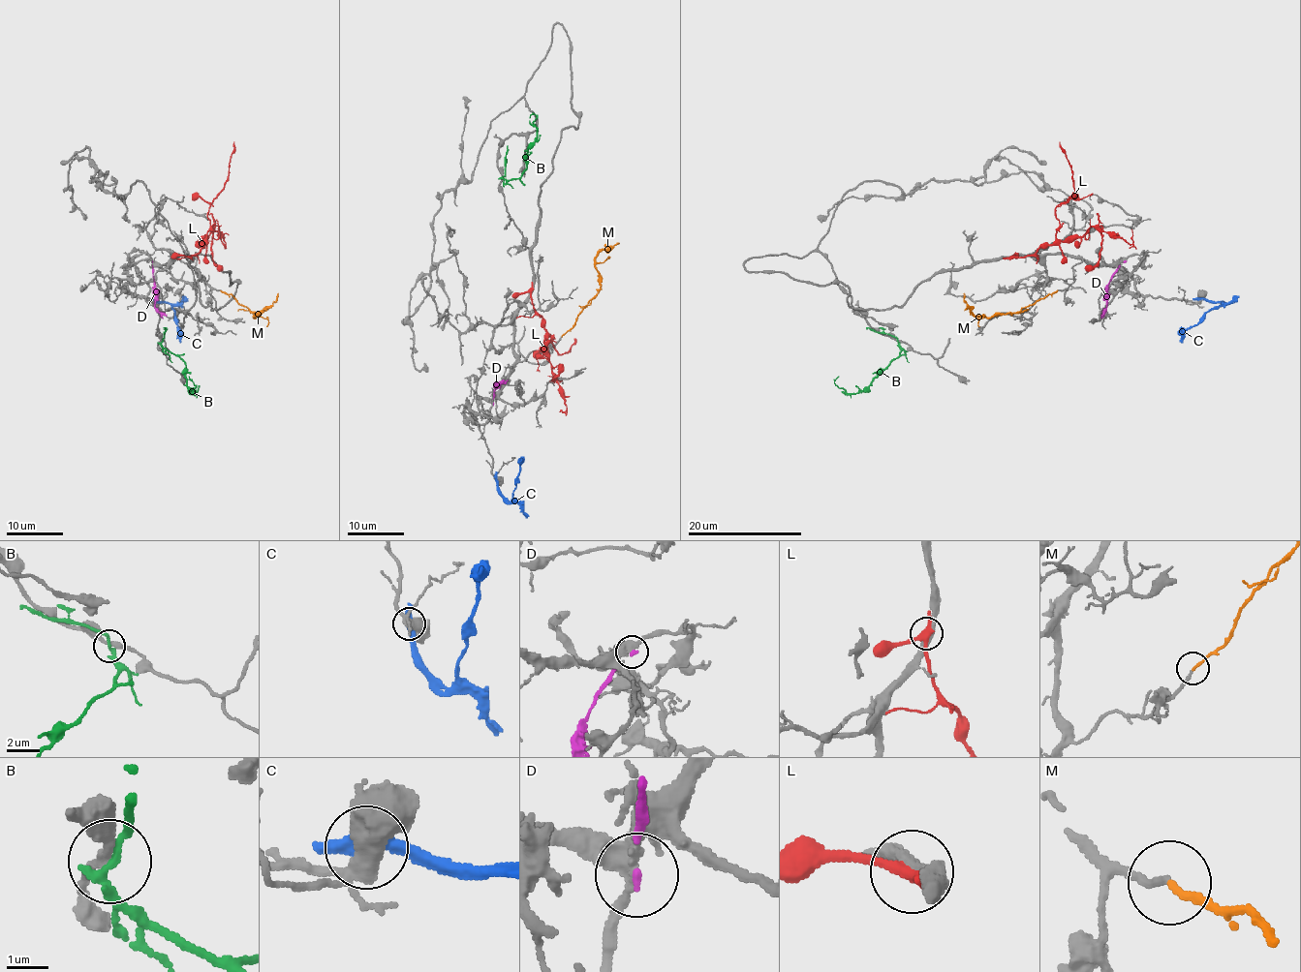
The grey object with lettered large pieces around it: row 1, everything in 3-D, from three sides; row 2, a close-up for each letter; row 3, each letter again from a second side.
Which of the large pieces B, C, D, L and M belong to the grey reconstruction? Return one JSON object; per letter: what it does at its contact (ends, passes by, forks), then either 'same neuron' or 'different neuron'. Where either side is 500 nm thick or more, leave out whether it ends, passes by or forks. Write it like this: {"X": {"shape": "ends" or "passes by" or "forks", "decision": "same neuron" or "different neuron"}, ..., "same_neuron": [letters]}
{"B": {"shape": "passes by", "decision": "different neuron"}, "C": {"shape": "ends", "decision": "different neuron"}, "D": {"shape": "ends", "decision": "different neuron"}, "L": {"shape": "forks", "decision": "different neuron"}, "M": {"shape": "ends", "decision": "same neuron"}, "same_neuron": ["M"]}

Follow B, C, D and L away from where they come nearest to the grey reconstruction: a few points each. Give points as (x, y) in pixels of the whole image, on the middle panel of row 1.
B: (502, 176), (517, 179), (526, 167), (527, 149), (535, 140), (536, 128), (535, 113), (529, 118)
C: (496, 479), (499, 492), (509, 501), (516, 486), (522, 459)
D: (493, 404), (496, 385), (508, 380)
L: (530, 289), (533, 308), (543, 318), (543, 327), (559, 353), (569, 350), (574, 338)

